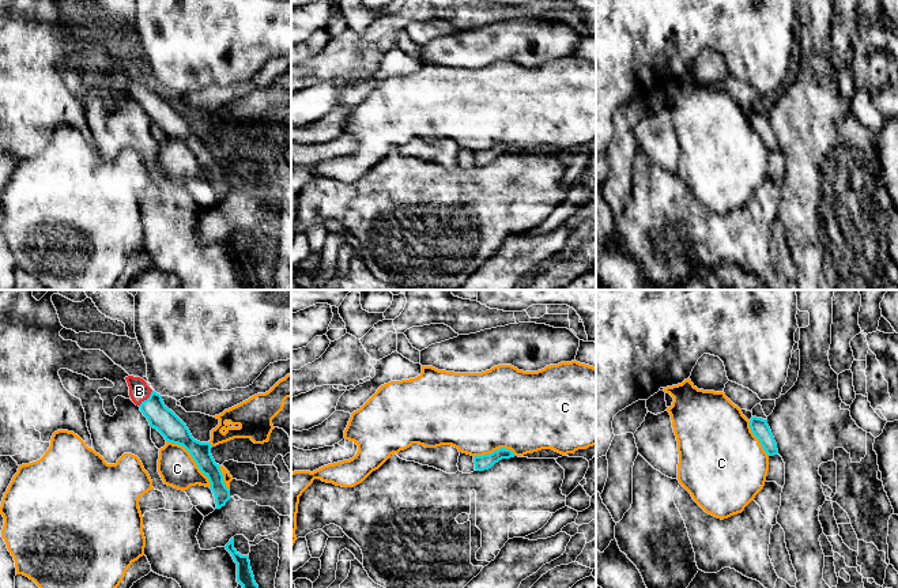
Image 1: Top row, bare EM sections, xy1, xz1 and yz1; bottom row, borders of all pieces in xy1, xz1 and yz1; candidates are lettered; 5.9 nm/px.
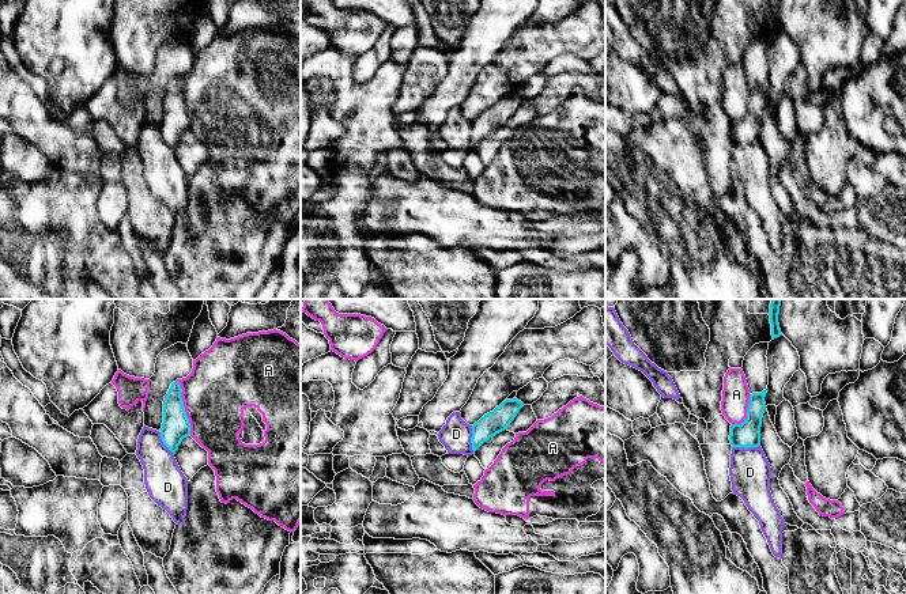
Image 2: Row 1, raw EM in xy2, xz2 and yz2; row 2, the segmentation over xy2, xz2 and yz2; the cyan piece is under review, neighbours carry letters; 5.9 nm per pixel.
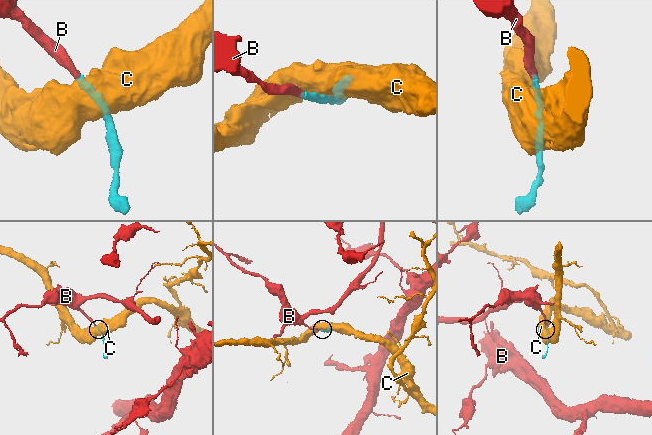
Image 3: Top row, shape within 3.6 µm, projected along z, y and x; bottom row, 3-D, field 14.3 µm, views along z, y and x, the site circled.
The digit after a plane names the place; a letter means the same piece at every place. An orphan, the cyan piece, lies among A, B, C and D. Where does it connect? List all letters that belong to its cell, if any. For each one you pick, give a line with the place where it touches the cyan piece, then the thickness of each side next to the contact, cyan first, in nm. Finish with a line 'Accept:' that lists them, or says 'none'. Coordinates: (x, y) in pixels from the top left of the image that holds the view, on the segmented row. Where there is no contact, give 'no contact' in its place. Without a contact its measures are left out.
B: contact xy1 (147, 399); calibres 150 and 120 nm
Accept: B

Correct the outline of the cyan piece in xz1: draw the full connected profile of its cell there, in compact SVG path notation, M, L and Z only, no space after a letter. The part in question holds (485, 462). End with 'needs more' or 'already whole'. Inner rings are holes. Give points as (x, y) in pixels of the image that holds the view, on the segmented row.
M499 448L494 451L490 455L483 455L483 456L475 456L473 463L475 463L475 470L476 471L484 471L491 468L495 463L498 463L502 459L510 459L514 457L516 455L506 448Z; already whole

